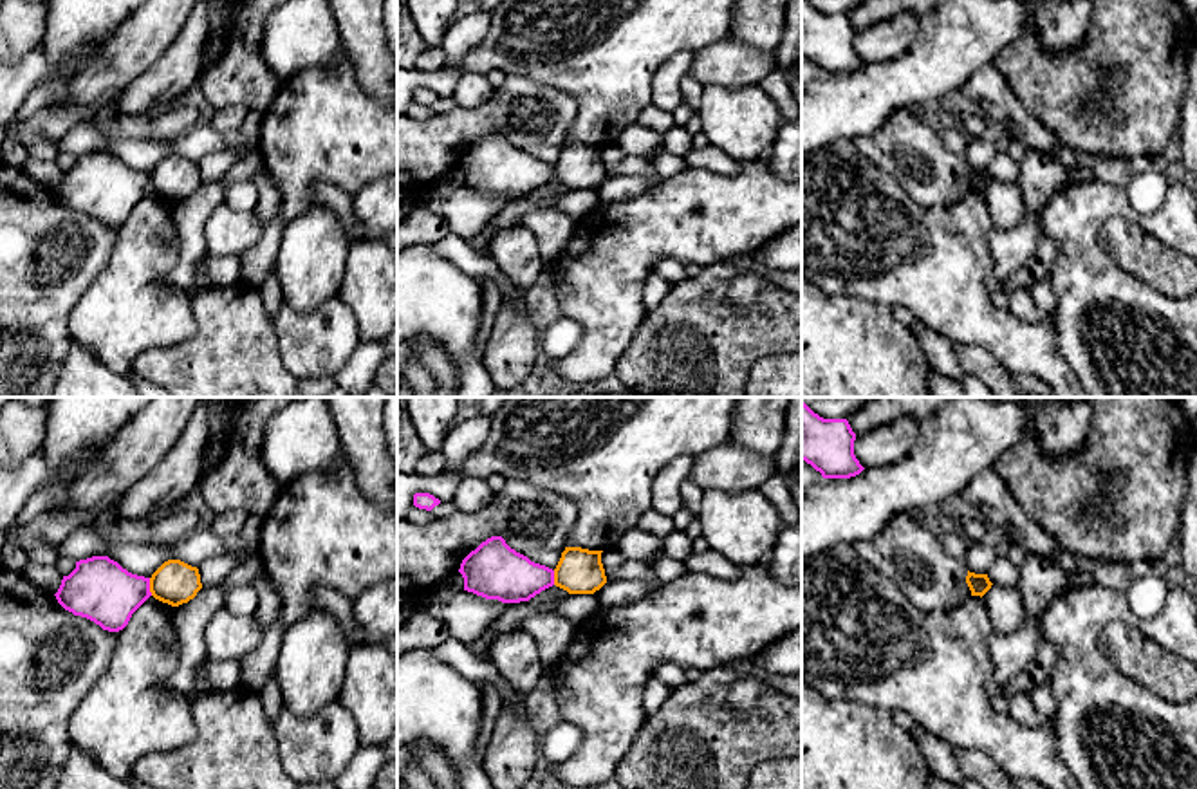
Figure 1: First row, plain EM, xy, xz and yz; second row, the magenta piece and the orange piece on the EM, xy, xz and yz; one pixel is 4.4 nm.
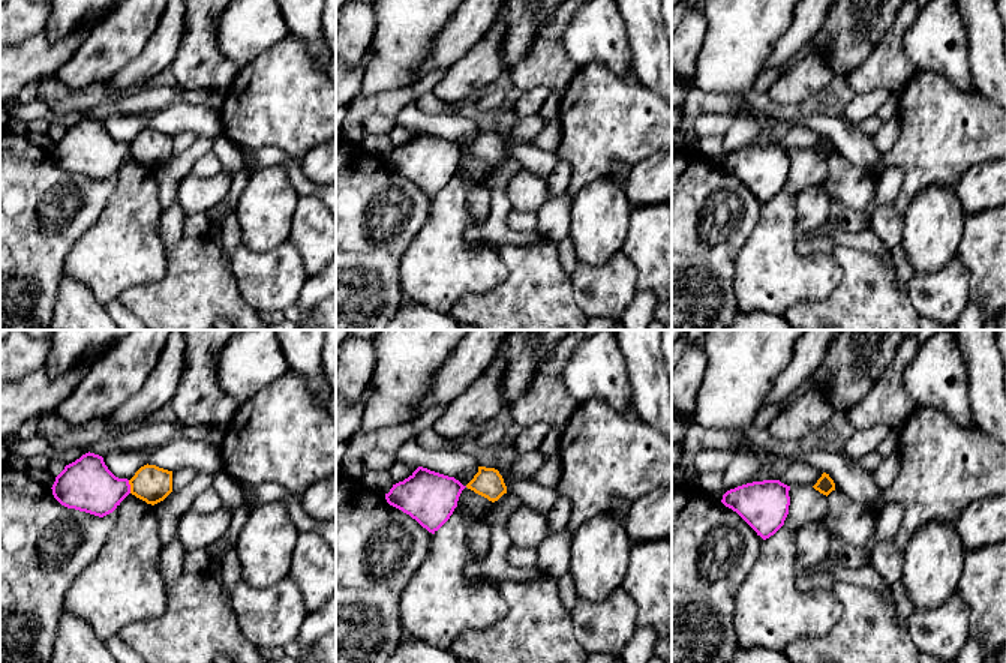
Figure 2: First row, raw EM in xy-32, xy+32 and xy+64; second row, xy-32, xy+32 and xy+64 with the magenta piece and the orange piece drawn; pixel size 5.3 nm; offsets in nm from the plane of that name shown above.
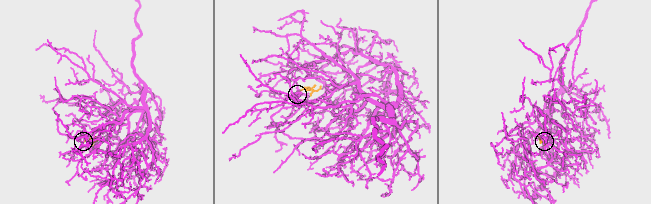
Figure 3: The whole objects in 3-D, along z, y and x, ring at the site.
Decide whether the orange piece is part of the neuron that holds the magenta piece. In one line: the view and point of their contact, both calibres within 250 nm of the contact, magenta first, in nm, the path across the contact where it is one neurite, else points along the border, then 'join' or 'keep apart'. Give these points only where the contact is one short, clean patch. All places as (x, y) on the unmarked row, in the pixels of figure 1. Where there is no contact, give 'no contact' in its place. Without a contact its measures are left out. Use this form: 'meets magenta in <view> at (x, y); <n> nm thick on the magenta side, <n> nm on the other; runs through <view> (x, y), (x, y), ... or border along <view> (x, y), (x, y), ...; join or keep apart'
meets magenta in xy at (148, 183); 280 nm thick on the magenta side, 190 nm on the other; keep apart

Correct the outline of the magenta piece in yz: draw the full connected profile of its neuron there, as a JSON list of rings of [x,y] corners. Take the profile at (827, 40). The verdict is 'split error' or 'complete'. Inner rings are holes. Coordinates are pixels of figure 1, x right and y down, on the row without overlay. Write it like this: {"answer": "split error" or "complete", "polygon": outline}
{"answer": "complete", "polygon": [[[802,0],[802,56],[823,74],[850,74],[865,65],[854,51],[854,36],[847,14],[823,14]]]}

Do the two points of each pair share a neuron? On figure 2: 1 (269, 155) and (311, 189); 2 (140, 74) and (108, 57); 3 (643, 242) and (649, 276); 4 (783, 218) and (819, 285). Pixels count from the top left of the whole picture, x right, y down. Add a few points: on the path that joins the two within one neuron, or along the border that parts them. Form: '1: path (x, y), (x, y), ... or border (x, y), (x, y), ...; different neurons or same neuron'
1: path (279, 158), (300, 179); same neuron
2: border (147, 39), (146, 45), (107, 84); different neurons
3: path (649, 251), (649, 267); same neuron
4: path (783, 234), (783, 249), (802, 269); same neuron

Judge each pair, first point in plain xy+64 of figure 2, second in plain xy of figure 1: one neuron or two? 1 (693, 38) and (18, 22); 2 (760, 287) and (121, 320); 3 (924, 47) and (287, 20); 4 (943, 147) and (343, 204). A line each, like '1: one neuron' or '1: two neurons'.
1: one neuron
2: one neuron
3: one neuron
4: two neurons

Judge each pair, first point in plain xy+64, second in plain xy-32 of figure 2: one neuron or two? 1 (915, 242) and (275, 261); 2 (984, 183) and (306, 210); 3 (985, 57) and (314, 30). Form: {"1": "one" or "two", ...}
{"1": "two", "2": "two", "3": "one"}

